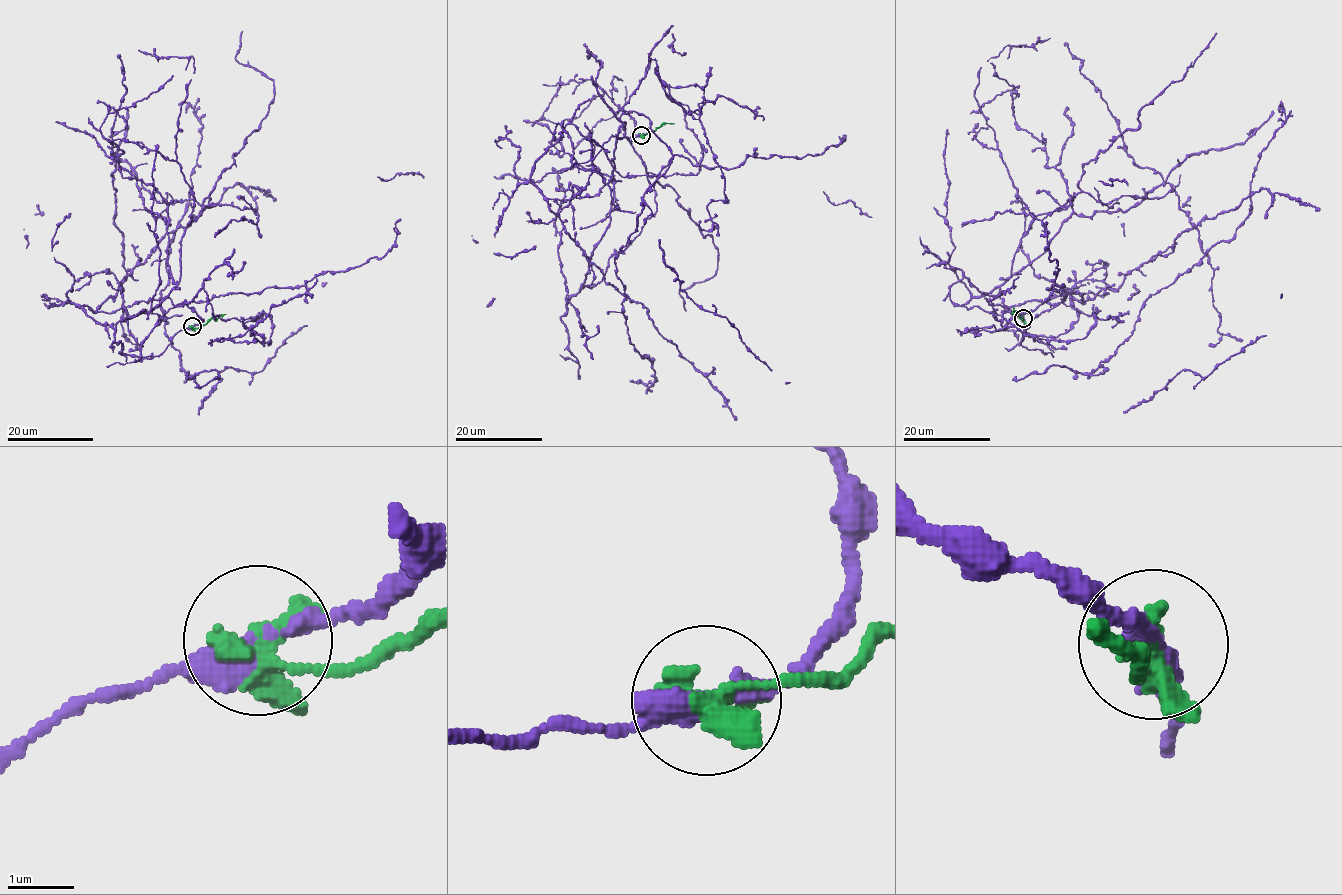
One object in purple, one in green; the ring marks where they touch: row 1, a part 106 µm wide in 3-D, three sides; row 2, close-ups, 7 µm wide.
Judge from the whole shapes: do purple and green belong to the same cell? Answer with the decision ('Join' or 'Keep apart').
Keep apart

